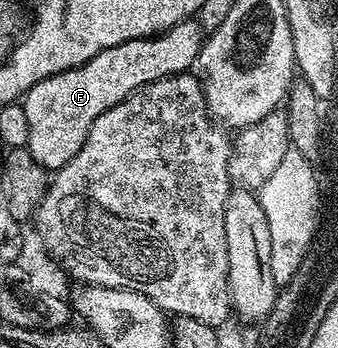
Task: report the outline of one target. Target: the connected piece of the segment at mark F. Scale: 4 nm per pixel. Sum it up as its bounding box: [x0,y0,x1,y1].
[23,18,203,172]

